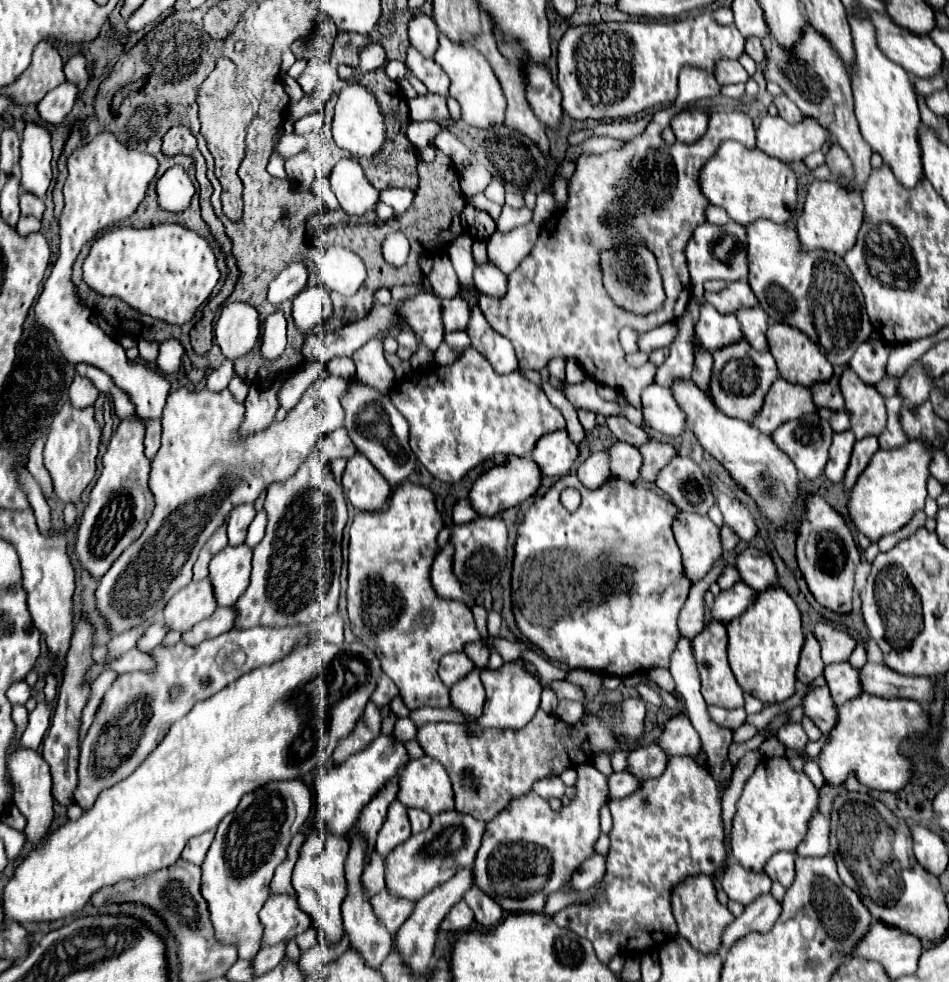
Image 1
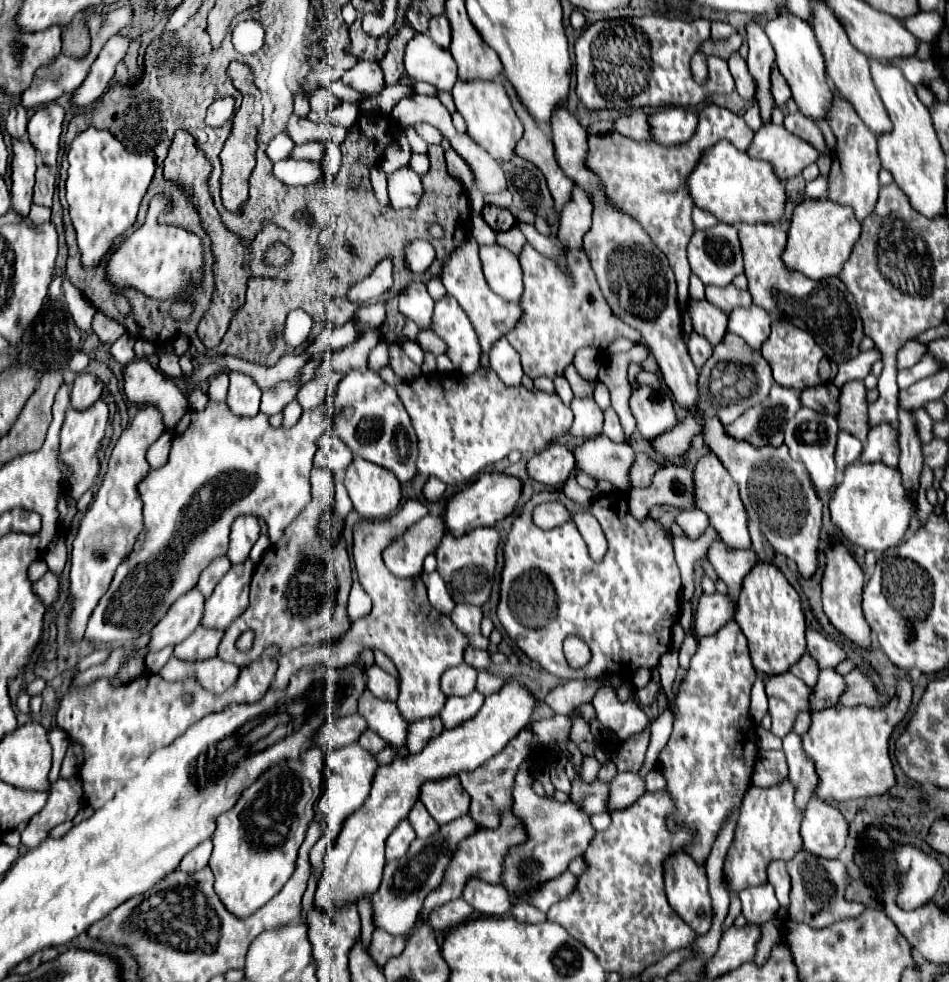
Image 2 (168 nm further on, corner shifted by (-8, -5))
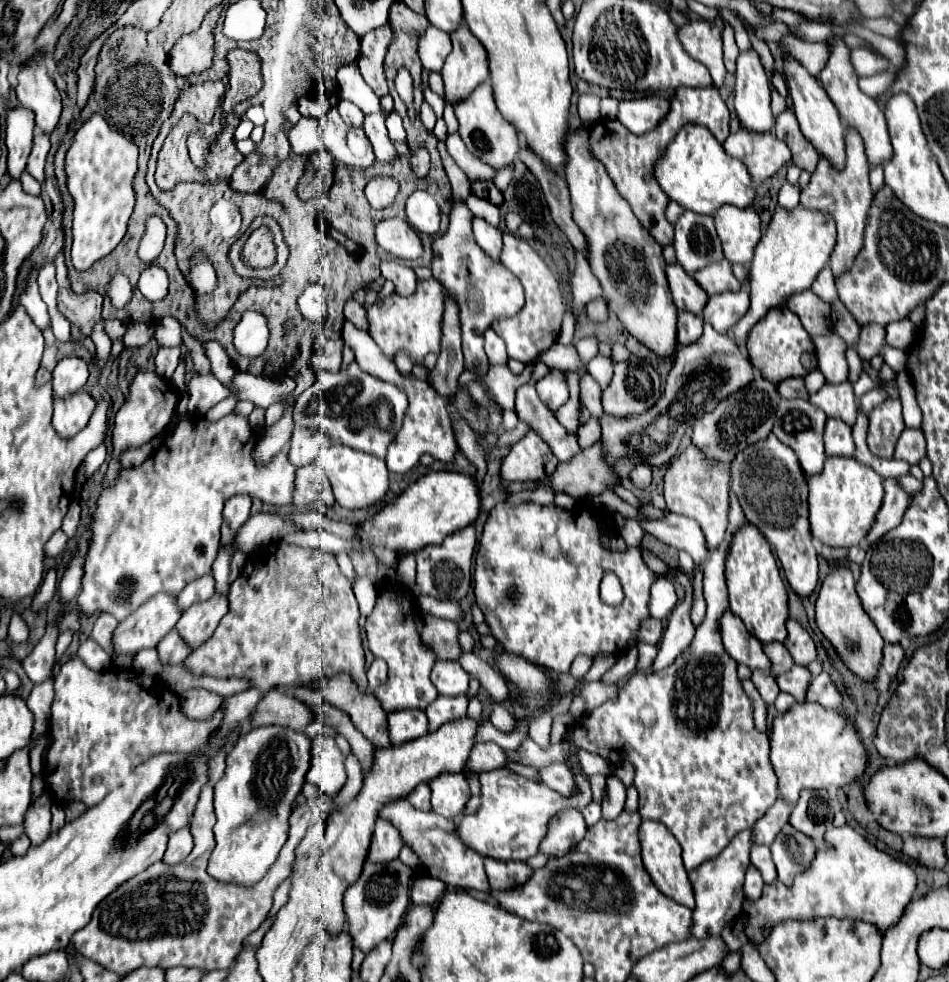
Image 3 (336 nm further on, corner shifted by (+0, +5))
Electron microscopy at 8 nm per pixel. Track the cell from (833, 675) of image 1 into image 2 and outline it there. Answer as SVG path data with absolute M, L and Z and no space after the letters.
M834 667L820 671L818 683L816 683L814 693L812 693L812 709L814 711L828 709L828 707L834 707L840 703L840 697L846 691L846 681L842 675L840 677L834 677L834 675L836 675Z

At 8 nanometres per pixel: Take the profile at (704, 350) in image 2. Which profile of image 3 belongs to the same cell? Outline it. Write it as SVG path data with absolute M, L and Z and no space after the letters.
M688 311L678 313L676 337L678 337L680 345L688 345L688 343L692 343L692 339L698 339L700 331L702 331L702 319L698 315L692 315Z

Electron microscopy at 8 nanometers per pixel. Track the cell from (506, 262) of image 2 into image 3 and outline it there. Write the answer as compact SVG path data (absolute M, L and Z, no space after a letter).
M476 217L474 219L474 237L476 237L476 243L492 259L498 259L500 257L500 251L502 251L502 231L498 227L494 227L488 221Z

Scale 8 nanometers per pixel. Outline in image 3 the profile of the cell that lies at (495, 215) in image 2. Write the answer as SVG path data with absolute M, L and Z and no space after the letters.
M474 181L472 183L472 191L482 199L490 199L490 189L492 187L494 187L492 181Z

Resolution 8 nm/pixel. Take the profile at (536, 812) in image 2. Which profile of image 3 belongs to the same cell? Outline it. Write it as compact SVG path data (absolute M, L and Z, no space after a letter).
M564 811L560 819L552 819L548 835L540 845L546 855L566 855L586 833L586 823L580 811Z

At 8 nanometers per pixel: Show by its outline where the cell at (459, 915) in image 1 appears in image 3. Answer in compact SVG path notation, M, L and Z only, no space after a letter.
M424 873L416 875L412 889L410 889L410 899L416 905L434 905L442 895L444 895L444 883L440 879L432 879Z

